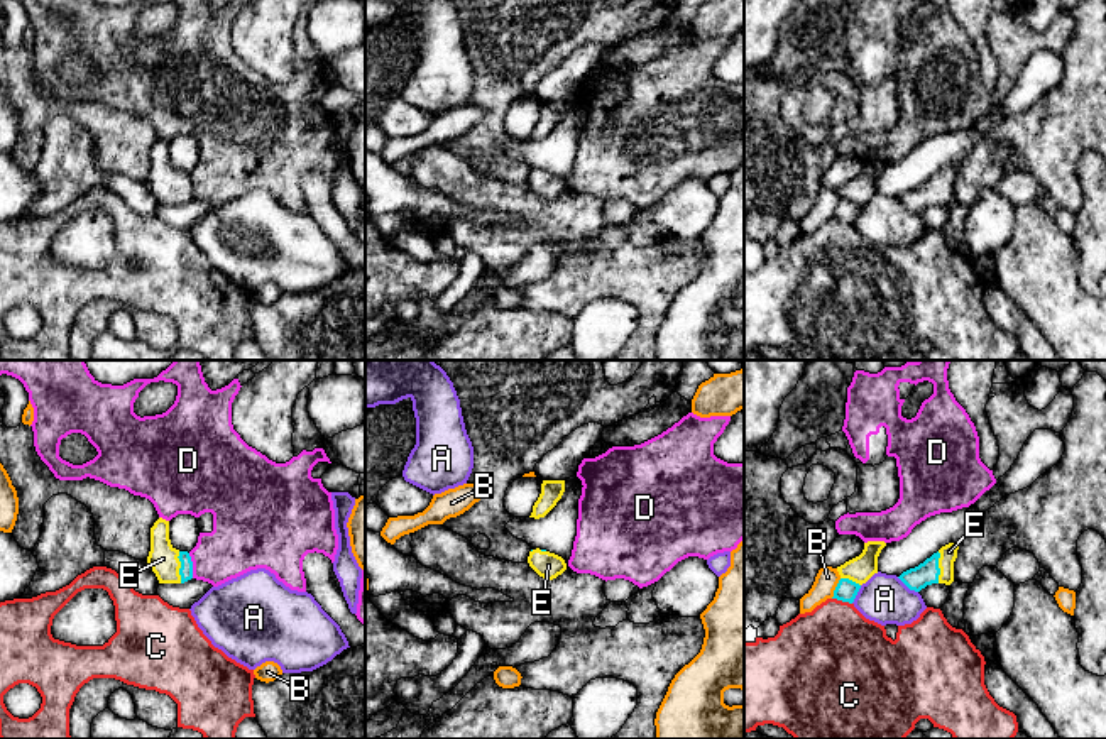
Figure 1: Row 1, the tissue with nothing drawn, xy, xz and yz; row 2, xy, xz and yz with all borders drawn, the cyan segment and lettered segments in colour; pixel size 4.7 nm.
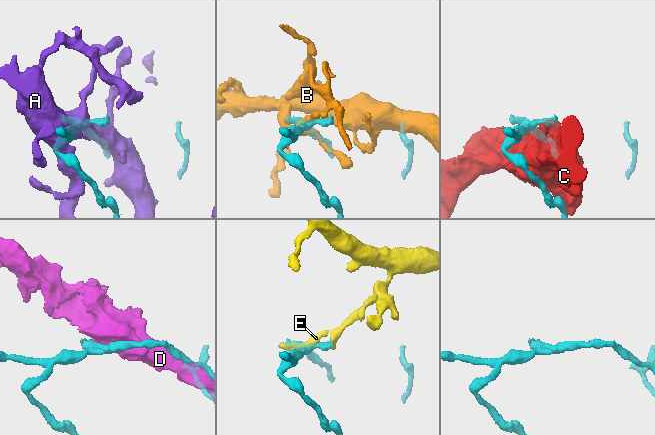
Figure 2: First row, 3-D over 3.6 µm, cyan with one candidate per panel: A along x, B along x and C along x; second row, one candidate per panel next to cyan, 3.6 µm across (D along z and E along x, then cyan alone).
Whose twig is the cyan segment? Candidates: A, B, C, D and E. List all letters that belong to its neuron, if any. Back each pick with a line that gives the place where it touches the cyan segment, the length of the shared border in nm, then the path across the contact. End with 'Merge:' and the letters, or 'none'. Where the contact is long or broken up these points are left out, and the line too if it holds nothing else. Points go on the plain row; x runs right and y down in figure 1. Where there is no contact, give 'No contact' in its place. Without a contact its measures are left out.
E: Touches cyan at xy (181, 188). Shared border 150 nm
Merge: E

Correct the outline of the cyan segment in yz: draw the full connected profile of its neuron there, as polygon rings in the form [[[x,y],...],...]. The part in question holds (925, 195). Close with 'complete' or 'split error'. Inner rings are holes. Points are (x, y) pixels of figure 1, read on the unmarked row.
[[[949,164],[915,189],[903,193],[898,200],[915,213],[932,205],[950,206],[954,203],[954,183],[959,164]]] | split error

